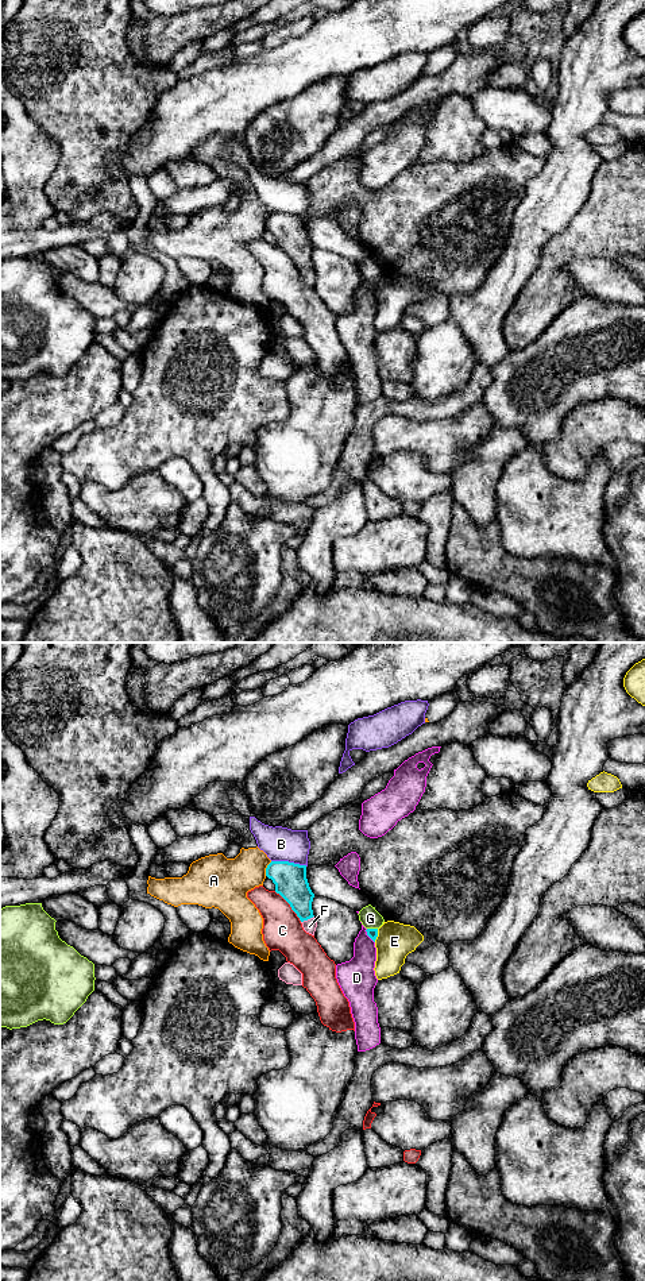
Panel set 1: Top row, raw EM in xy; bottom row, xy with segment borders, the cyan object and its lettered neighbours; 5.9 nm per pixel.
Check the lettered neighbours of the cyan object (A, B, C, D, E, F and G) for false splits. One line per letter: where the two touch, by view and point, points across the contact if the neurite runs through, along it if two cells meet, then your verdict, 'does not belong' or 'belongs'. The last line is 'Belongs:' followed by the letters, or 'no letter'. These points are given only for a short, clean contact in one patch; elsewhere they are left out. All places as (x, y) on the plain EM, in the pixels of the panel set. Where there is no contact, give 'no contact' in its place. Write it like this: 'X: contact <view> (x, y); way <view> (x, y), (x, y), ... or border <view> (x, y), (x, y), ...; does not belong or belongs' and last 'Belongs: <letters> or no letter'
A: contact xy (266, 220); does not belong
B: contact xy (288, 213); does not belong
C: contact xy (290, 258); does not belong
D: contact xy (369, 288); border xy (366, 281), (366, 285), (374, 294); does not belong
E: contact xy (377, 288); border xy (378, 281), (378, 288), (374, 293); does not belong
F: contact xy (306, 271); way xy (290, 234), (300, 249), (306, 271), (309, 278); belongs
G: contact xy (373, 281); does not belong
Belongs: F

